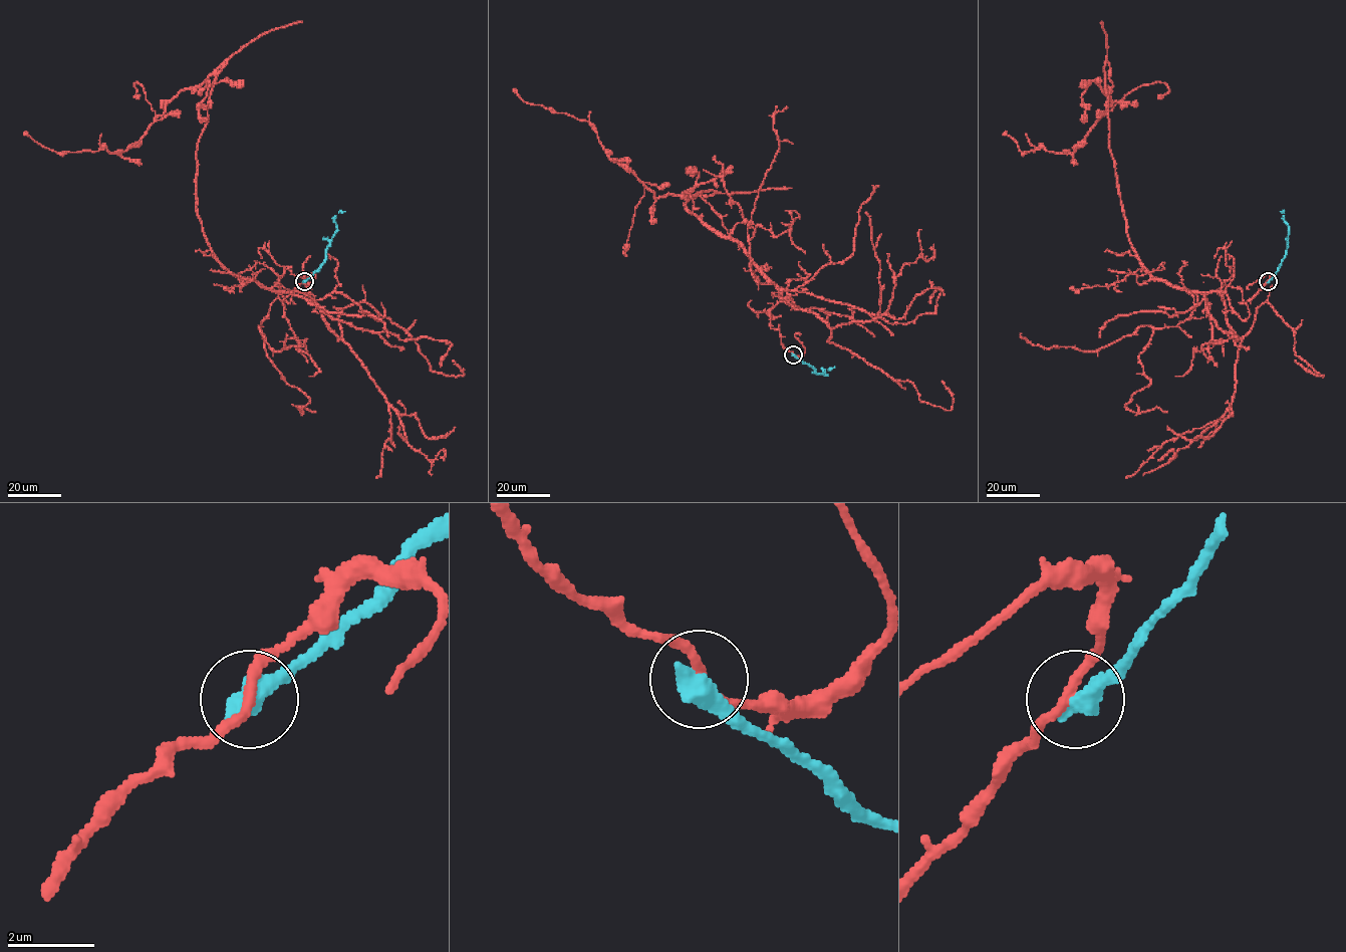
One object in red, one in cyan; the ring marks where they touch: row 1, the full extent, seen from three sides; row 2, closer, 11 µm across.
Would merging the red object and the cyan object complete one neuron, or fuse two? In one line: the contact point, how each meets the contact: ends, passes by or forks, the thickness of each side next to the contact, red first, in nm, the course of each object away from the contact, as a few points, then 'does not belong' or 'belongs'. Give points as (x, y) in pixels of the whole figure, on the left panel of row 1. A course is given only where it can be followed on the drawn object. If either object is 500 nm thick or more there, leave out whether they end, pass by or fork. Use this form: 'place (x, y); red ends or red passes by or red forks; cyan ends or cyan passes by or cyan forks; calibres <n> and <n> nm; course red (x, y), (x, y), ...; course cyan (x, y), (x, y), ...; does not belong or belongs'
place (304, 281); calibres 200 and 550 nm; course red (304, 280), (289, 302), (232, 274), (204, 232), (198, 139), (225, 61), (121, 153), (58, 154), (24, 134); course cyan (304, 281), (324, 259), (327, 246), (336, 230), (334, 216), (344, 211); does not belong

